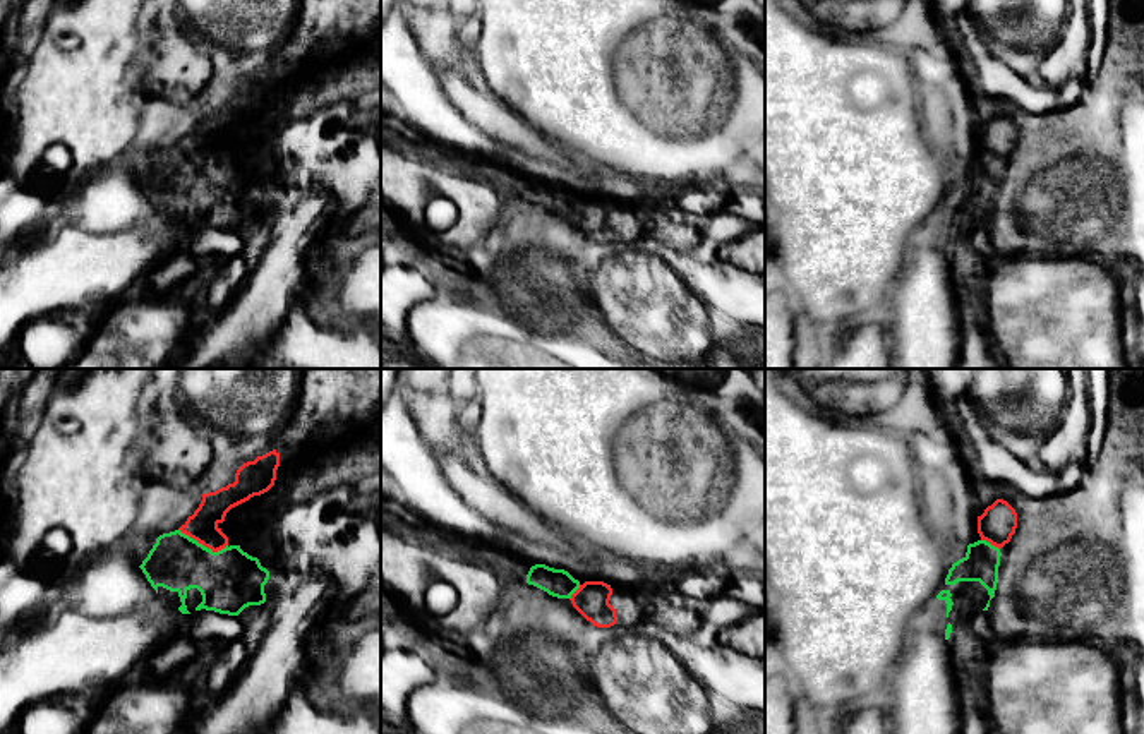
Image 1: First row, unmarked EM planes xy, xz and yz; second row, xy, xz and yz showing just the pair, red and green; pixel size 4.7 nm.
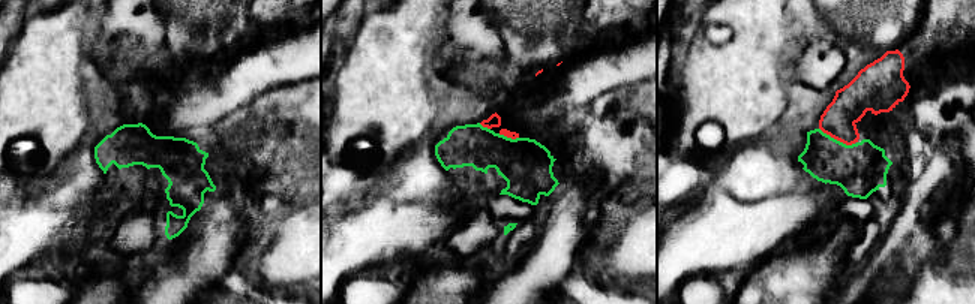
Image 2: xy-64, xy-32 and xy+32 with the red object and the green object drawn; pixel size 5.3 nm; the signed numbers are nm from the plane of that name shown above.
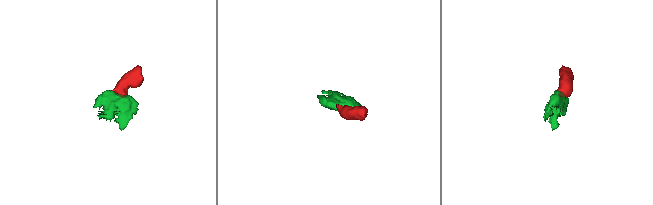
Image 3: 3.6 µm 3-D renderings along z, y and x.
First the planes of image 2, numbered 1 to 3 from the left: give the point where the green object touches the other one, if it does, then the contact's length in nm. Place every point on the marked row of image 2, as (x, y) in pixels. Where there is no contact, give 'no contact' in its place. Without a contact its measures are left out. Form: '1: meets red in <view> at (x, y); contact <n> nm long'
1: no contact
2: meets red in xy-32 at (485, 126); contact 70 nm long
3: meets red in xy+32 at (837, 140); contact 220 nm long

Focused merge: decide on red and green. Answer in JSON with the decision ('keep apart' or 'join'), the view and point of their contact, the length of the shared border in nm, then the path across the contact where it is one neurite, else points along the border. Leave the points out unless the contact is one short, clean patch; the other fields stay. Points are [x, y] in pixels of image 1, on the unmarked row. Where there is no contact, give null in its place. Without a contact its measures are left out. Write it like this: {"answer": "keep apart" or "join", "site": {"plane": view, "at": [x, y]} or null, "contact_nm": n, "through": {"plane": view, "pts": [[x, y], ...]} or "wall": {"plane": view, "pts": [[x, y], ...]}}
{"answer": "join", "site": {"plane": "xy", "at": [203, 160]}, "contact_nm": 240, "through": {"plane": "xy", "pts": [[203, 141], [203, 160], [203, 170], [228, 196]]}}

